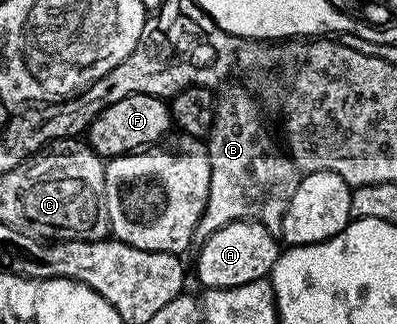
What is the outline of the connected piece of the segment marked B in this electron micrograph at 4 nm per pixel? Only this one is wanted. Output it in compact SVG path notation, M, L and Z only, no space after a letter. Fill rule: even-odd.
M227 94L224 98L220 97L215 103L215 119L205 145L209 156L209 196L205 212L199 217L195 229L194 241L204 243L207 238L233 221L260 222L268 230L279 232L289 202L298 188L301 171L290 153L284 152L281 146L279 151L278 144L263 127L263 122L259 119L258 104L247 94Z

